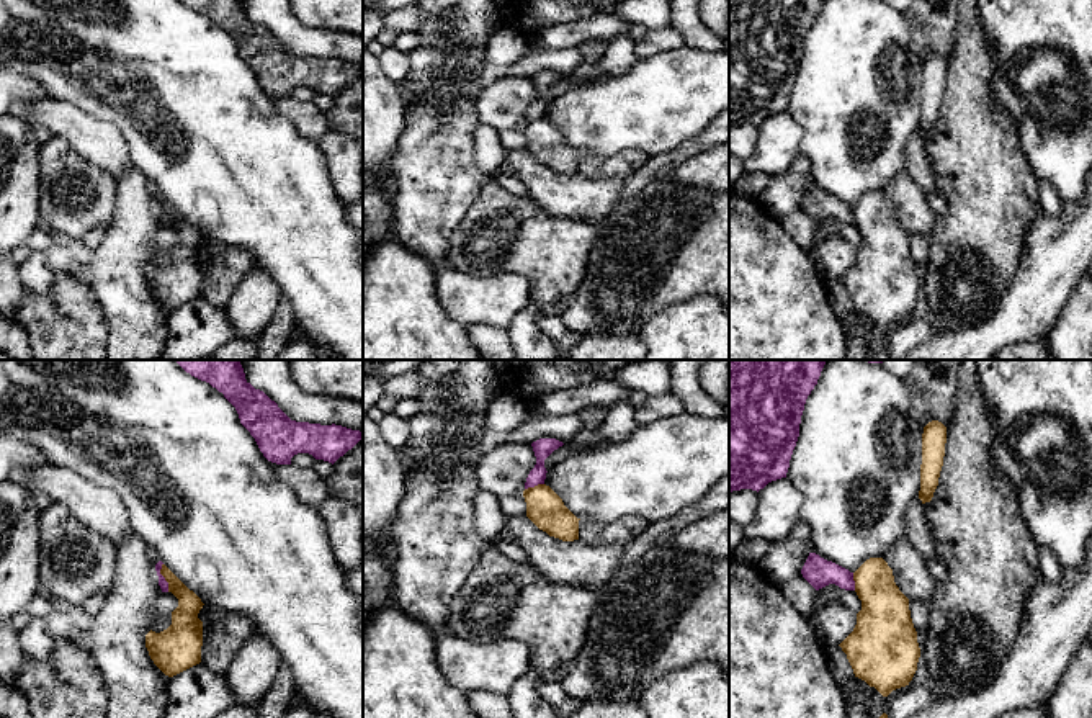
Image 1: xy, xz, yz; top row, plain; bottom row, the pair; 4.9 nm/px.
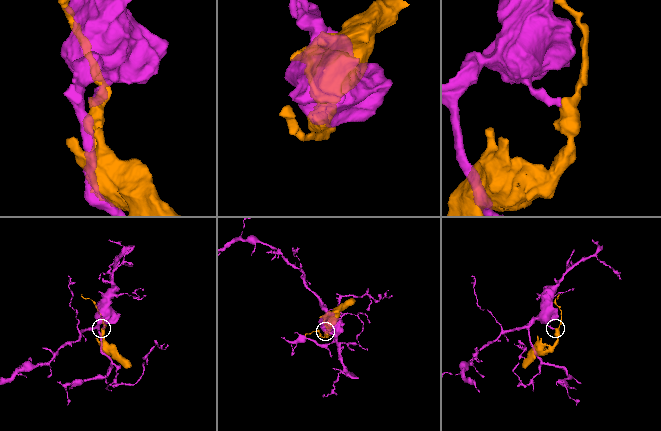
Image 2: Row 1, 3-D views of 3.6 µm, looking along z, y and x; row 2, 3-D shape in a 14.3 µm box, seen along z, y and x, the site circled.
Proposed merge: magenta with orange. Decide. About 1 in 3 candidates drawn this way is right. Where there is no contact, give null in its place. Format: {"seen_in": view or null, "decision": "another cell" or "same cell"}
{"seen_in": "xy", "decision": "another cell"}

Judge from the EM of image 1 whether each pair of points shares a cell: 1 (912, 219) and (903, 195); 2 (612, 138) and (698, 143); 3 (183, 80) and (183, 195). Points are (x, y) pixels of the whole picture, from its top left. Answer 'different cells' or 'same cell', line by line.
1: same cell
2: different cells
3: same cell

